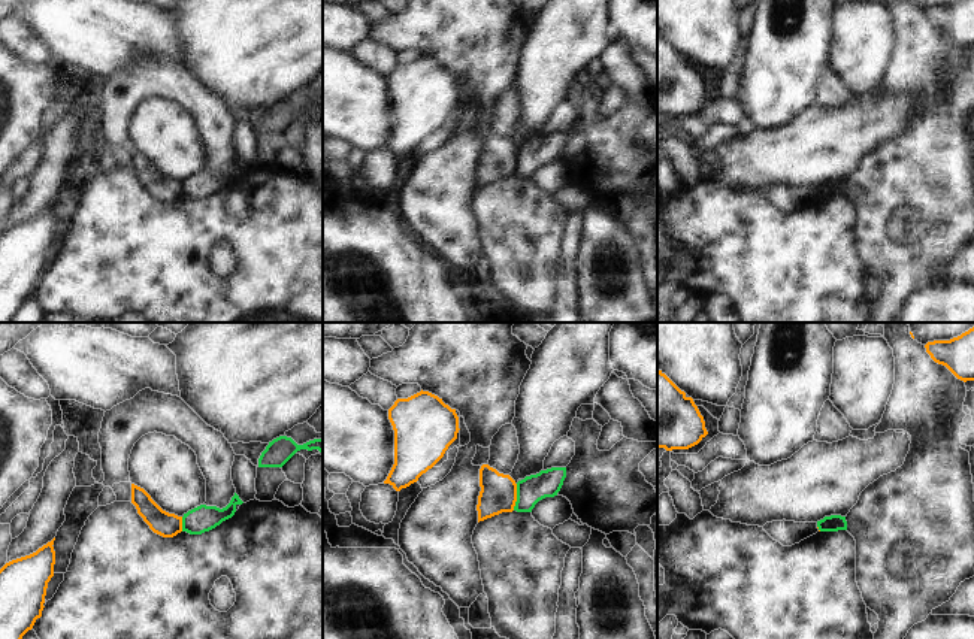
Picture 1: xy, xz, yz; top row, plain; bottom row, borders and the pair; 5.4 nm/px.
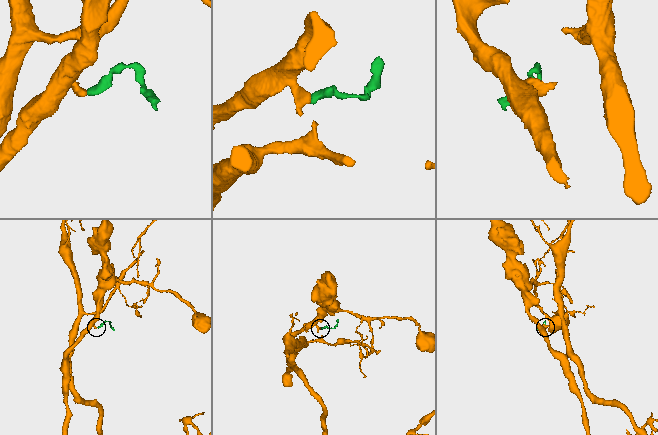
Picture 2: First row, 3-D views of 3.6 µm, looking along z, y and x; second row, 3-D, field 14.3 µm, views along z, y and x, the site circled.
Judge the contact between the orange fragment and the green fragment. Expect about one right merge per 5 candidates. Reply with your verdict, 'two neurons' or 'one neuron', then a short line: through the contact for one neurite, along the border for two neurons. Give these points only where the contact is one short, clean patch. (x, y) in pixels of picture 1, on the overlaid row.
two neurons

